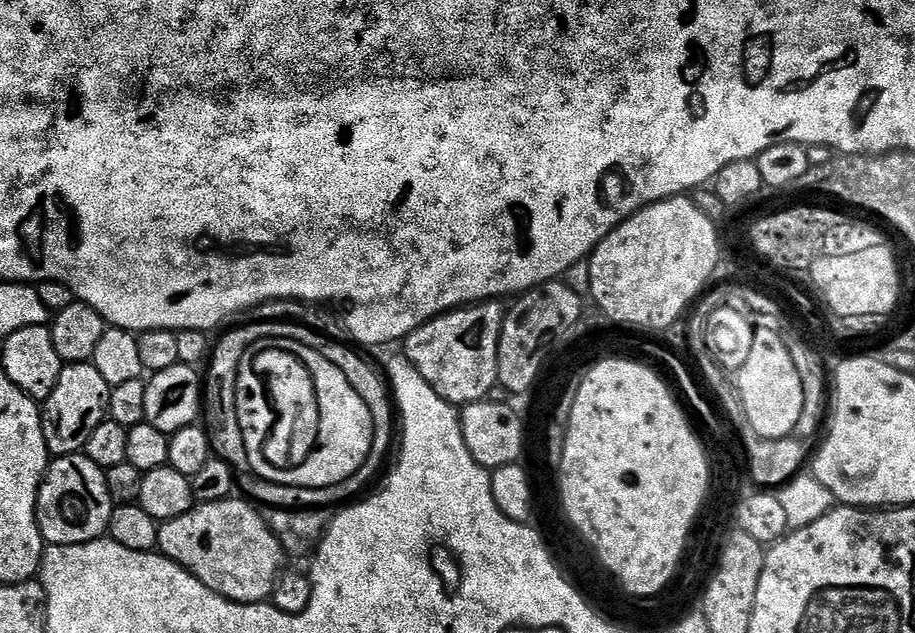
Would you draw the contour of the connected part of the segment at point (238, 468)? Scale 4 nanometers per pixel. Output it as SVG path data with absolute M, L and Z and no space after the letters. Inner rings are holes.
M217 339L210 353L210 359L206 364L208 376L206 372L202 380L202 420L206 425L208 440L212 444L212 451L219 459L227 462L232 469L240 474L249 471L246 442L242 434L242 426L236 419L238 374L240 373L240 363L246 354L246 350L250 350L250 346L240 344L240 352L228 352L228 348L224 348L224 343Z

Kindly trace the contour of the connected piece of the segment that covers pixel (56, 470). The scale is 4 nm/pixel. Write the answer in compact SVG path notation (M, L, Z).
M83 454L55 457L44 474L44 483L36 499L36 521L40 533L44 535L45 545L49 544L85 544L91 540L101 539L107 533L108 523L112 517L113 503L110 490L106 486L105 469L98 467Z

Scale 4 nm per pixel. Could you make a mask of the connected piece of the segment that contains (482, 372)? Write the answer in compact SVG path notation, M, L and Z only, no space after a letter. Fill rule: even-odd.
M486 300L478 304L470 304L463 308L453 308L450 312L443 312L440 316L435 316L430 322L426 322L418 330L414 330L403 341L403 351L408 357L408 361L418 370L418 374L422 374L422 378L426 378L426 382L430 382L430 386L441 398L448 404L453 406L463 406L466 404L477 404L479 400L489 399L493 395L492 391L498 388L498 338L500 331L504 325L505 305L500 300Z

